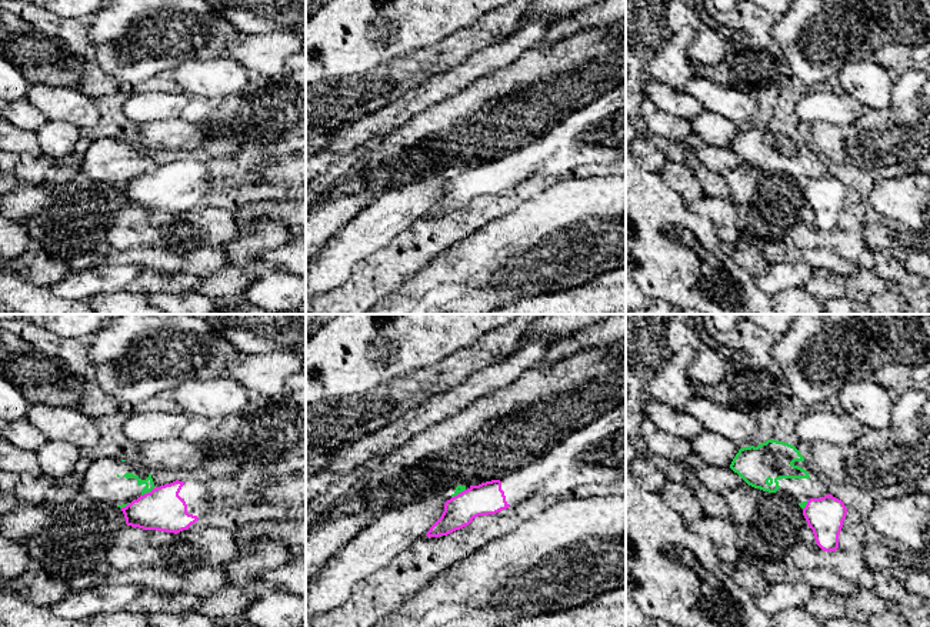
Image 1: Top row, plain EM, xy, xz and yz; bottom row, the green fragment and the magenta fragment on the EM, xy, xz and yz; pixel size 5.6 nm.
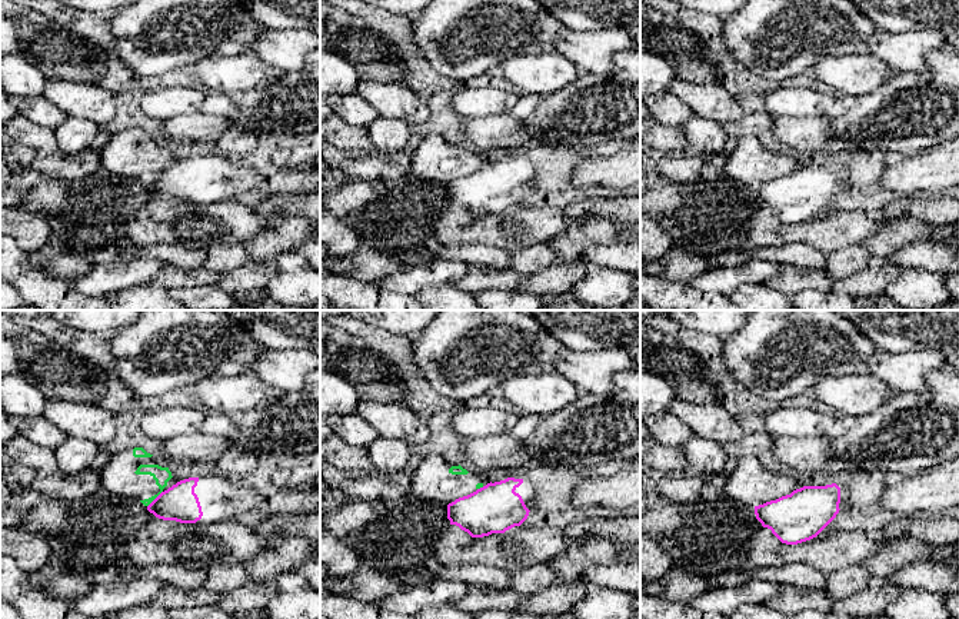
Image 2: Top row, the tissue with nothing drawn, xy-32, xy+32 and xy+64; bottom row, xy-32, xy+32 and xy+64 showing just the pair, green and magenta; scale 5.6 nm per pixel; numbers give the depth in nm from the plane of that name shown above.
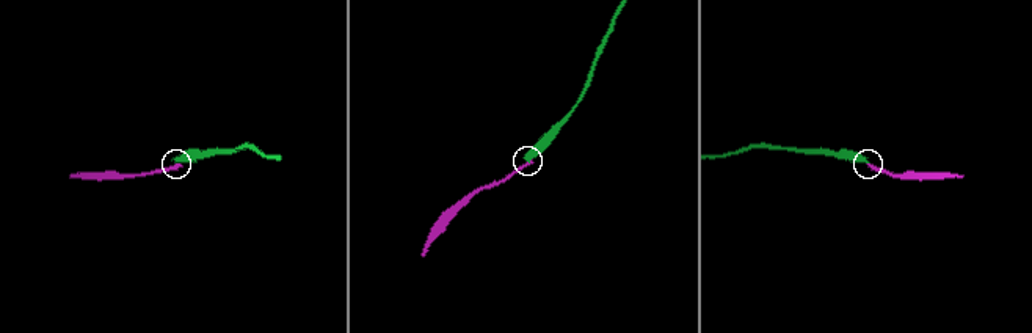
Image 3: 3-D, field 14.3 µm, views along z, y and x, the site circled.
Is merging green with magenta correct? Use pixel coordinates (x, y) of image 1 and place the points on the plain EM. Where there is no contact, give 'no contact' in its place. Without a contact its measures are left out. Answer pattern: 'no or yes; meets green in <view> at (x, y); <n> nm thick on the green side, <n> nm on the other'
no; meets green in xy at (147, 172); 50 nm thick on the green side, 240 nm on the other

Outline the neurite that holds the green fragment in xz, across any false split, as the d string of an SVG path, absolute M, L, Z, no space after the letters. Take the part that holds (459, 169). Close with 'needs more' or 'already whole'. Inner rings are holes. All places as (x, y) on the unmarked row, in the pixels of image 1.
M450 166L381 191L313 257L306 273L306 297L316 299L344 283L364 257L391 243L441 197L444 183L466 166Z; needs more

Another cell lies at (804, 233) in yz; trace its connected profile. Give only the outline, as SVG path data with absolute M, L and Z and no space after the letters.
M809 206L799 210L787 236L800 249L829 247L853 263L857 263L859 256L867 249L864 236L859 229L849 231L837 229L829 233L821 230Z

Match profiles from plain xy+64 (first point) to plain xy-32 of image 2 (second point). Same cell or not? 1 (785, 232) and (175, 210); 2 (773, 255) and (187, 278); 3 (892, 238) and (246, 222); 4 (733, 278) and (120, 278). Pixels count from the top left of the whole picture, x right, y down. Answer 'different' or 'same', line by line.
1: same
2: different
3: different
4: same

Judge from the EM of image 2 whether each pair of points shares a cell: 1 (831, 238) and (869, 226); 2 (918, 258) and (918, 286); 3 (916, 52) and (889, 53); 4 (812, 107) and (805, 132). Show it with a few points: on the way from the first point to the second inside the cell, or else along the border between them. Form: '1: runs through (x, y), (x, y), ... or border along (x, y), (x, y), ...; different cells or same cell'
1: runs through (841, 229), (859, 226); same cell
2: border along (903, 268), (923, 268), (943, 275); different cells
3: runs through (909, 52), (896, 52); same cell
4: border along (775, 116), (826, 117); different cells

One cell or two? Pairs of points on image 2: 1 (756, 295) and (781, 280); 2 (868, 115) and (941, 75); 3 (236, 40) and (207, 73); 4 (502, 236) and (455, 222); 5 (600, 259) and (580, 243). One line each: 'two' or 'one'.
1: two
2: one
3: two
4: one
5: two

